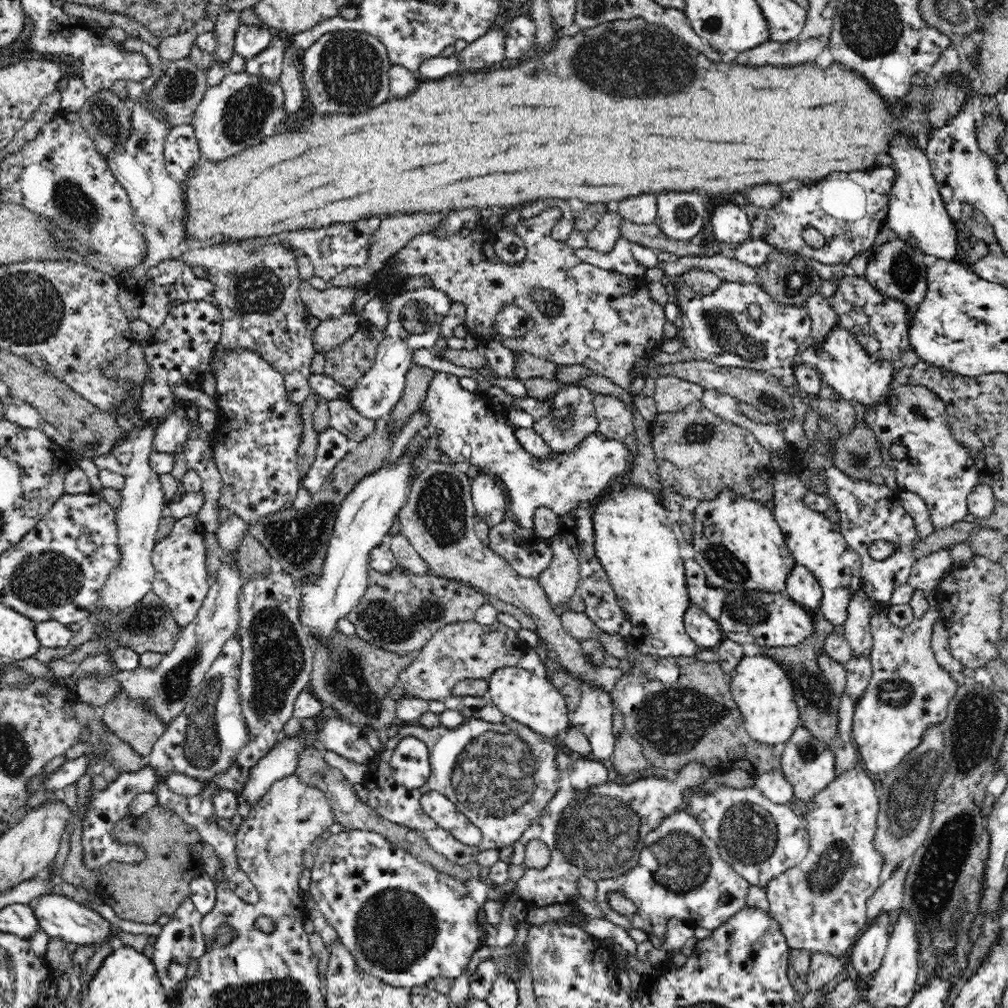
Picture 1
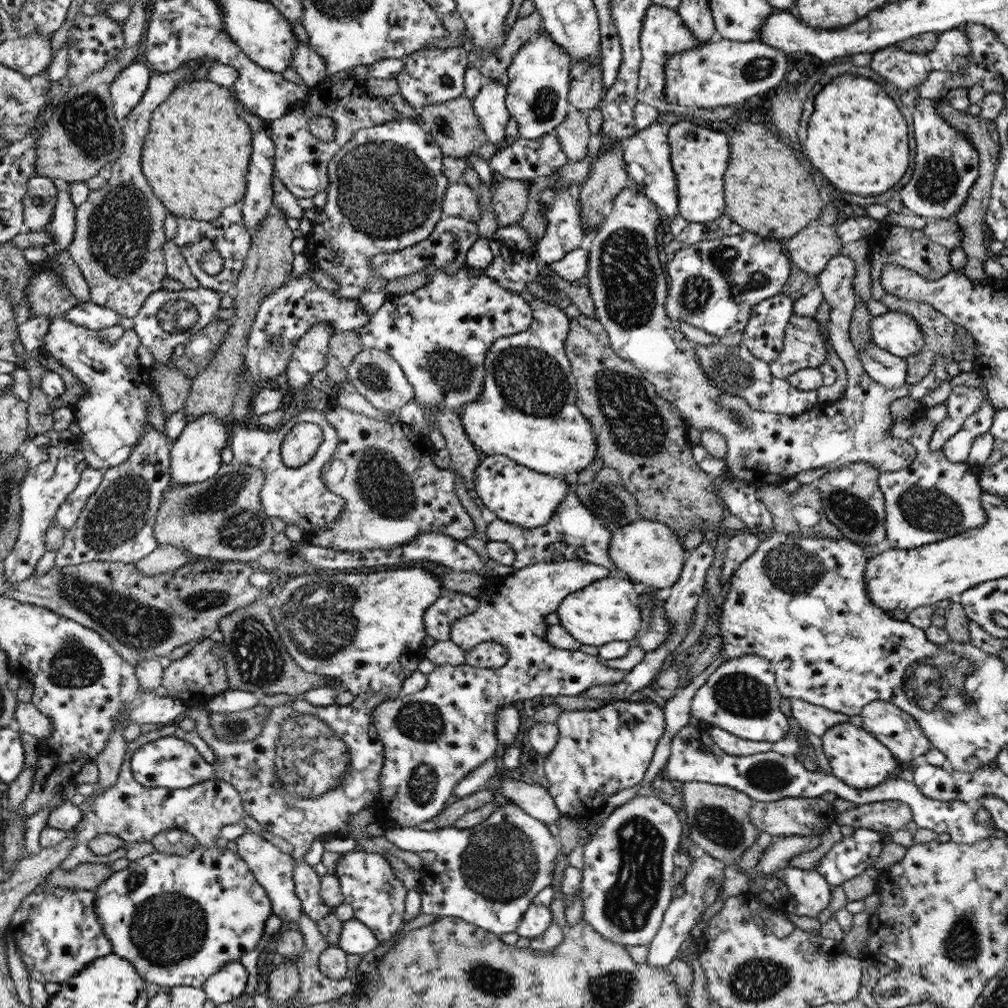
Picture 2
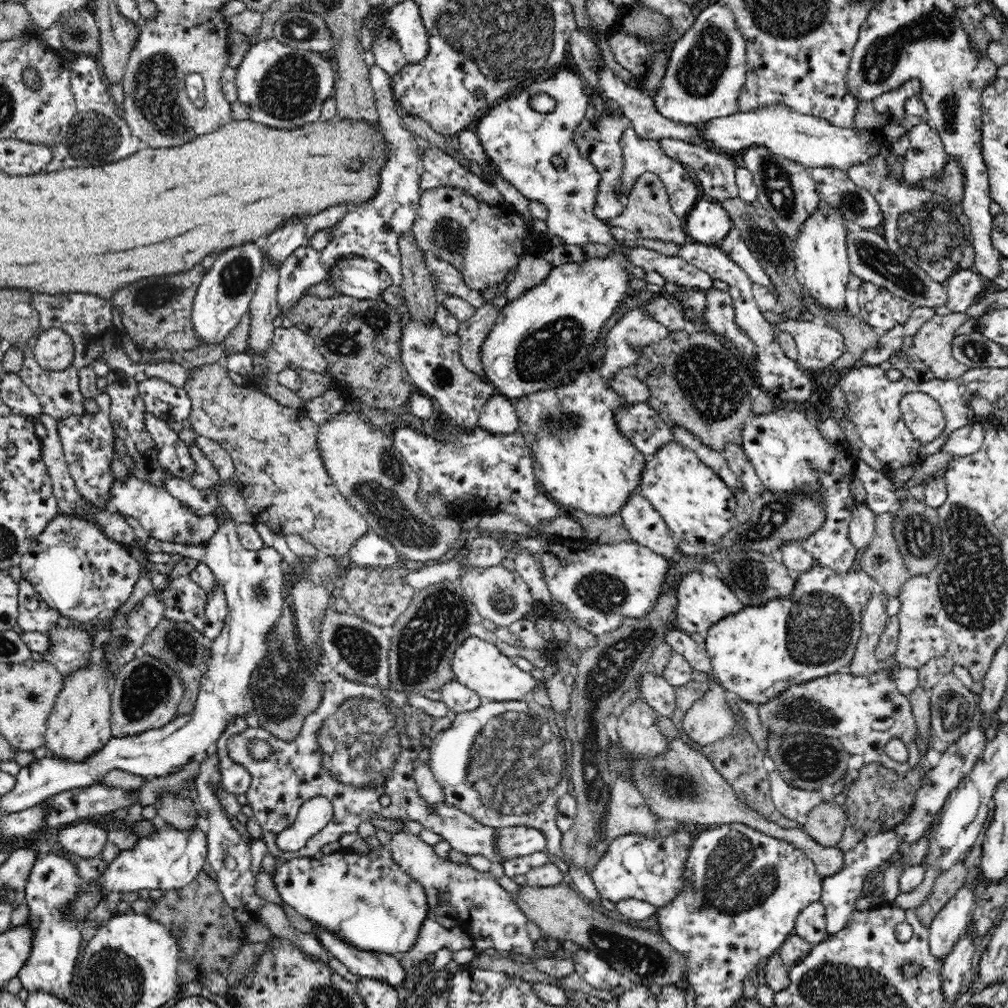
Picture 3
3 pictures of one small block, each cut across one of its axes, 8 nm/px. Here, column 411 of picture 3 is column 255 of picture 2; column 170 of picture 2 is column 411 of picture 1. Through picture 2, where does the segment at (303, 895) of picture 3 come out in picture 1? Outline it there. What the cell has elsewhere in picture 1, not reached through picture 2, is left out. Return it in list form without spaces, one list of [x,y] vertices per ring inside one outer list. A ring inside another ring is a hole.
[[[352,828],[350,831],[345,830],[331,835],[327,840],[321,842],[314,856],[315,862],[311,868],[311,881],[309,883],[311,898],[326,920],[335,928],[339,941],[353,954],[356,964],[365,972],[366,976],[375,976],[390,986],[412,988],[431,985],[437,979],[455,979],[467,972],[470,957],[480,946],[480,935],[484,936],[483,925],[486,924],[486,918],[485,910],[470,896],[462,881],[416,859],[412,854],[404,851],[402,846],[394,844],[381,834],[360,828]]]

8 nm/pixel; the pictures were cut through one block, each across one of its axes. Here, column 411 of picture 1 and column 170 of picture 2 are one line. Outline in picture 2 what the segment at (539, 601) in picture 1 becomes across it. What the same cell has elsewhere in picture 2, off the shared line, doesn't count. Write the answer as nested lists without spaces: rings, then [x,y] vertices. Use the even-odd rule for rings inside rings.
[[[233,459],[228,464],[221,466],[216,476],[205,482],[194,482],[176,486],[170,485],[162,494],[160,510],[154,527],[154,535],[160,545],[174,545],[184,547],[186,553],[190,553],[195,560],[211,558],[218,561],[242,561],[255,562],[258,557],[273,548],[274,525],[265,505],[261,501],[261,487],[265,485],[265,471],[252,465],[242,464],[238,459]]]

